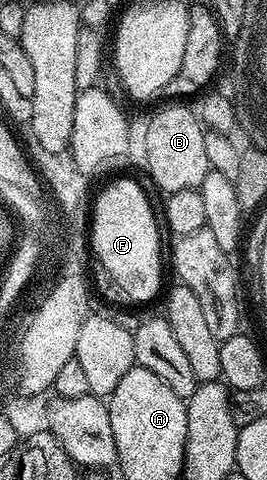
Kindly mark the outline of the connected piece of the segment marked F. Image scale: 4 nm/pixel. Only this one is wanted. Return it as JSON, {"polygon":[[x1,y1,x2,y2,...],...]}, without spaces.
{"polygon":[[121,177,102,191,91,205,91,253,105,273,133,301,149,301,161,289,161,233,157,230,159,217,153,214,153,205,137,181]]}

